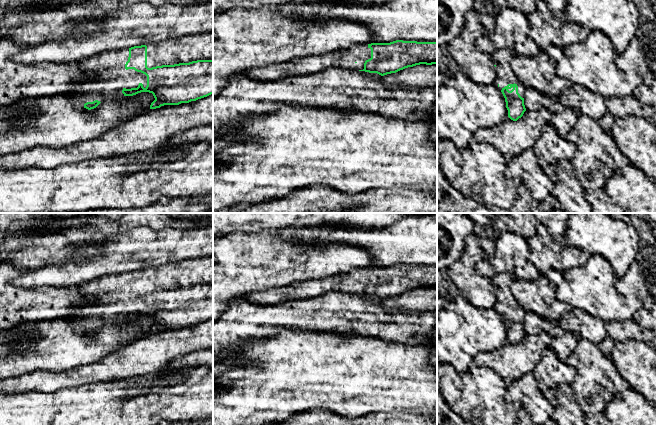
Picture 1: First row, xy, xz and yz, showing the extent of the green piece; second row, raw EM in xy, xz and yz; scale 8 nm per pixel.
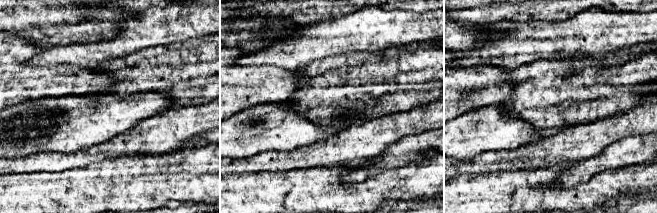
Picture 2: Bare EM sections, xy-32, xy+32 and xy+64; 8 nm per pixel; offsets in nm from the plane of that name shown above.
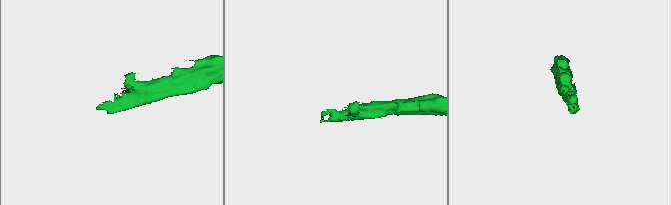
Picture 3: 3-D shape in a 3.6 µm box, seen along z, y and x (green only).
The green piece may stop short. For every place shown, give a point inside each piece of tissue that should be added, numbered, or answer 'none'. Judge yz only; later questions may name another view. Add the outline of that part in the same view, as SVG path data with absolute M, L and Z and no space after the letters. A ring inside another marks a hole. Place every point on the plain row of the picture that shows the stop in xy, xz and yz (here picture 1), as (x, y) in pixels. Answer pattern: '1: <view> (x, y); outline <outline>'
1: yz (504, 299); outline M507 272L500 273L491 279L494 286L496 302L494 304L494 309L502 314L508 308L516 308L518 310L518 317L522 322L524 322L525 311L514 299L510 291L510 283L513 281L514 277Z

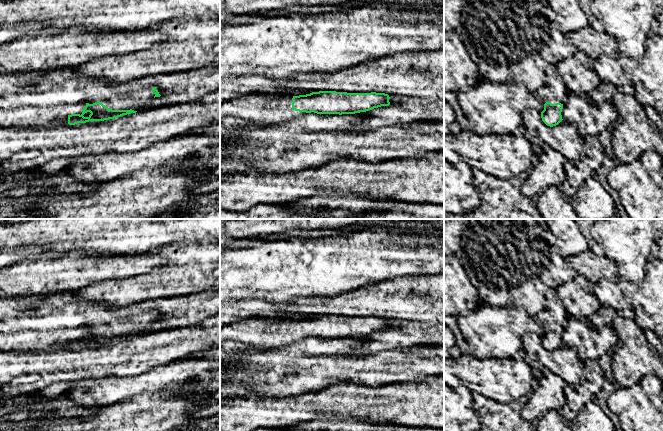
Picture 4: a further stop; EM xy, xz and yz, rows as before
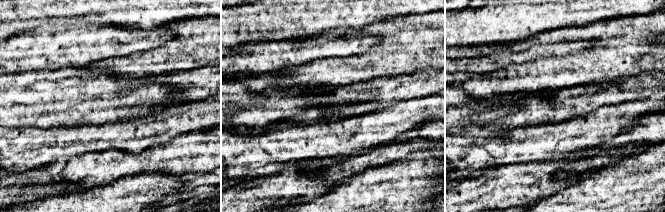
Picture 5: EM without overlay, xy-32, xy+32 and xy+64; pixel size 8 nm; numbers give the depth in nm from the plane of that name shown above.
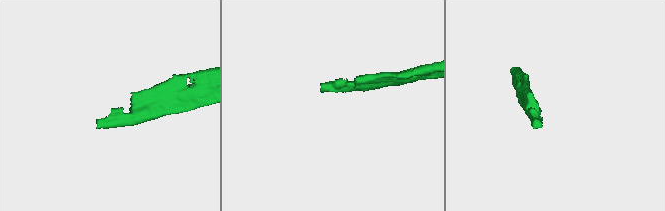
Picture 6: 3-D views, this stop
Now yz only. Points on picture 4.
1: yz (554, 315); outline M548 287L544 292L544 297L547 305L543 312L537 314L536 321L544 328L550 326L551 328L561 327L565 329L569 316L557 294L557 290Z

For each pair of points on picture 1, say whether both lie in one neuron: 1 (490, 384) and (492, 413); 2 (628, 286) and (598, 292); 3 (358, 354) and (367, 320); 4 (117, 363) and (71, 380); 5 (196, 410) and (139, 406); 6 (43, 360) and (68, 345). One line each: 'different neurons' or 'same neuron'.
1: same neuron
2: different neurons
3: different neurons
4: same neuron
5: same neuron
6: same neuron

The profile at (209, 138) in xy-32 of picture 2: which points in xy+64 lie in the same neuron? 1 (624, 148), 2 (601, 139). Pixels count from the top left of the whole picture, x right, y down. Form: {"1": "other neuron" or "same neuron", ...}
{"1": "same neuron", "2": "other neuron"}

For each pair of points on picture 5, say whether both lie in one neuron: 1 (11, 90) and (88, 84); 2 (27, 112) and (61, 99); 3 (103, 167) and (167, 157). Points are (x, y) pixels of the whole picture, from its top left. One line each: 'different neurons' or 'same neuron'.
1: same neuron
2: same neuron
3: same neuron

